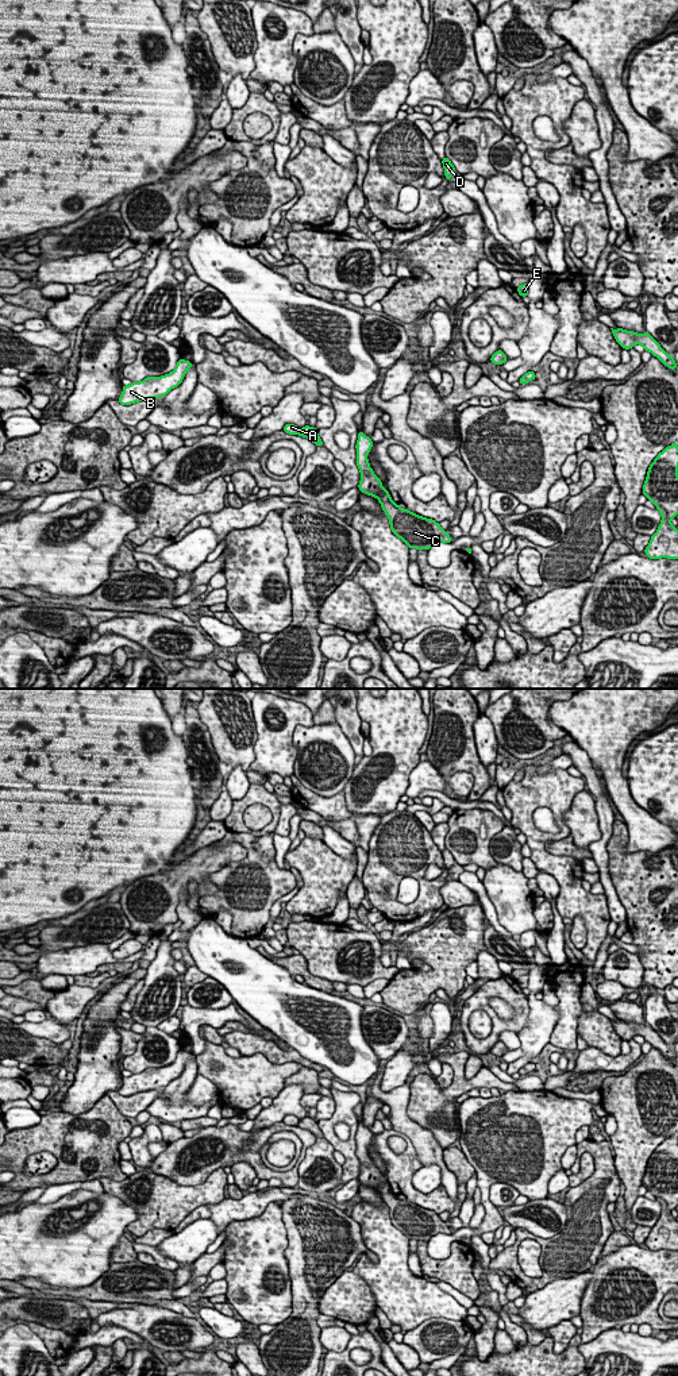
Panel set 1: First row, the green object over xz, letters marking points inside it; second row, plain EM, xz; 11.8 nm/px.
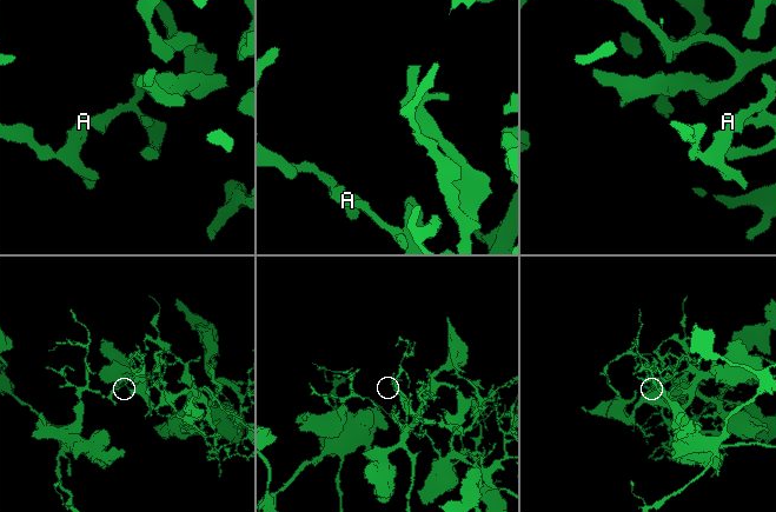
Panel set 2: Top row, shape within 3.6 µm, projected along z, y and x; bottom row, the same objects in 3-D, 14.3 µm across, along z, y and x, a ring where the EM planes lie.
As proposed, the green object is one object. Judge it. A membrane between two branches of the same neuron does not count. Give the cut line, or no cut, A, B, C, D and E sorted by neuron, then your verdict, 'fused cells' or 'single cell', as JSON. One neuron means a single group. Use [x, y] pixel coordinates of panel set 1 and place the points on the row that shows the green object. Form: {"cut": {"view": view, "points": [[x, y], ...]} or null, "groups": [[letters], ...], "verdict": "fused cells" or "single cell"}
{"cut": {"view": "xz", "points": [[299, 430], [296, 434]]}, "groups": [["A", "B"], ["C", "D", "E"]], "verdict": "fused cells"}

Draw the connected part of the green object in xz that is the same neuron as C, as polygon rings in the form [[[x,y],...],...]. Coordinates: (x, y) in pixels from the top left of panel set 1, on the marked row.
[[[362,431],[357,440],[357,466],[361,471],[358,489],[375,497],[385,514],[389,517],[392,532],[401,539],[409,548],[428,551],[432,544],[439,541],[452,543],[450,535],[432,519],[421,517],[397,505],[388,490],[384,489],[381,479],[374,474],[369,465],[367,454],[373,442]]]

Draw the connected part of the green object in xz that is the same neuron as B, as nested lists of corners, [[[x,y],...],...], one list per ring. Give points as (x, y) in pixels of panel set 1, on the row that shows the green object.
[[[180,359],[176,369],[161,377],[147,377],[140,382],[132,382],[131,385],[122,385],[123,393],[118,398],[122,405],[131,405],[138,401],[145,401],[150,398],[165,397],[173,388],[177,388],[185,373],[193,367],[192,362]]]

